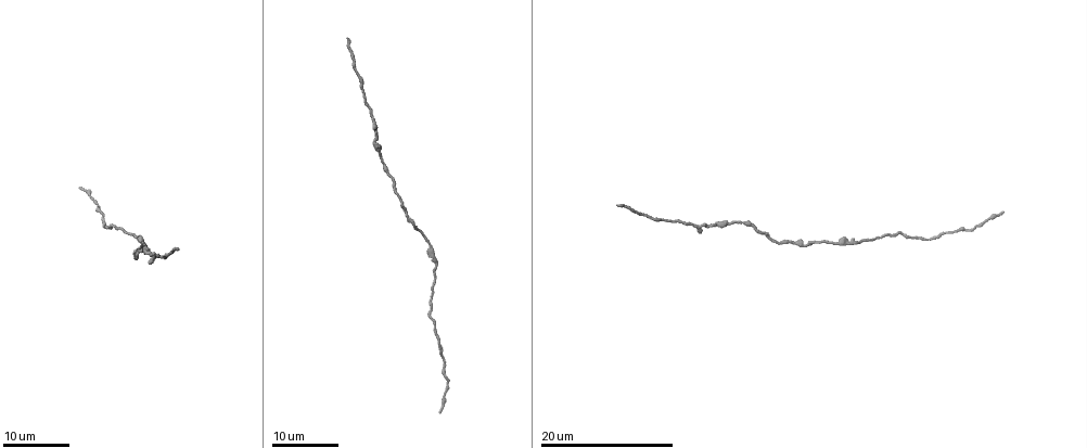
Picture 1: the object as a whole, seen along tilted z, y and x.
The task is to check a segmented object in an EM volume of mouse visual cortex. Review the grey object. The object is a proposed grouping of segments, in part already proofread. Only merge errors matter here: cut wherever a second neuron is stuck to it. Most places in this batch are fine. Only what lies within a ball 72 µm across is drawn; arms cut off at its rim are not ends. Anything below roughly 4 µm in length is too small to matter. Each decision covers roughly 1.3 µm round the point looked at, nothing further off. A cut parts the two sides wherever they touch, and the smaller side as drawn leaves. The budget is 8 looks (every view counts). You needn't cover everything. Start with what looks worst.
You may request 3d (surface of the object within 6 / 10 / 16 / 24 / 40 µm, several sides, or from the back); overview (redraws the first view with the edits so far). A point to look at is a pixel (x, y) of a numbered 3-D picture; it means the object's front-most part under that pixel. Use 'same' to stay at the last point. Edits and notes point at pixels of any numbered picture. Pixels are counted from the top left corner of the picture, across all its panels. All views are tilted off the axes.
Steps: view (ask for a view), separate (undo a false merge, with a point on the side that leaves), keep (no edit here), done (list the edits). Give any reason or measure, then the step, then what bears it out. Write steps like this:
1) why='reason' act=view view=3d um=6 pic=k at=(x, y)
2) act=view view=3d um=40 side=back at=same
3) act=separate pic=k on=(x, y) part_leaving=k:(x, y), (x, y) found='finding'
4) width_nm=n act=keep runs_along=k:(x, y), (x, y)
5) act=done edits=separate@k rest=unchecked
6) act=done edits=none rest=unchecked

why='thick turns thin' act=view view=3d um=24 pic=1 at=(717, 223)

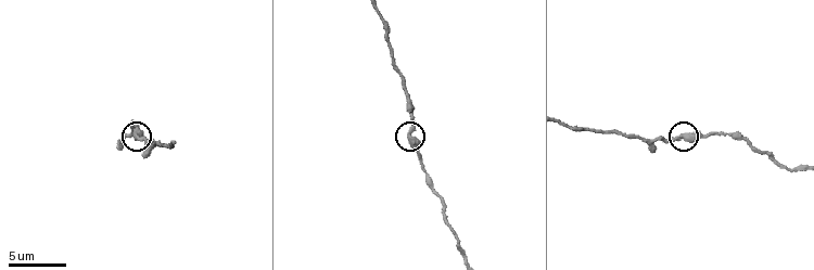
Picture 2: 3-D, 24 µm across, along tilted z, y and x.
act=view view=3d um=6 pic=2 at=(409, 131)

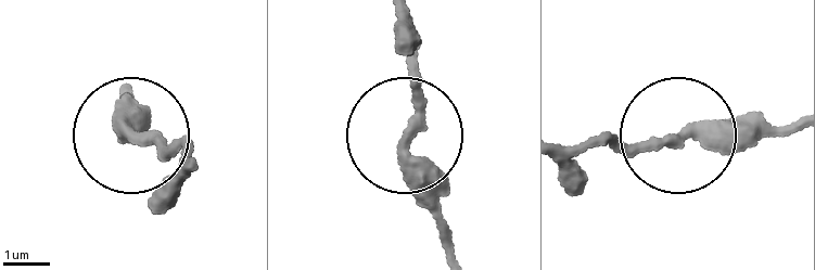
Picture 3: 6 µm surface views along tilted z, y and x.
width_nm=330 act=keep runs_along=3:(786, 129), (586, 148) found='continuous, no second neuron'

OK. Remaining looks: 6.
why='thick turns thin' act=view view=3d um=10 pic=2 at=(388, 39)

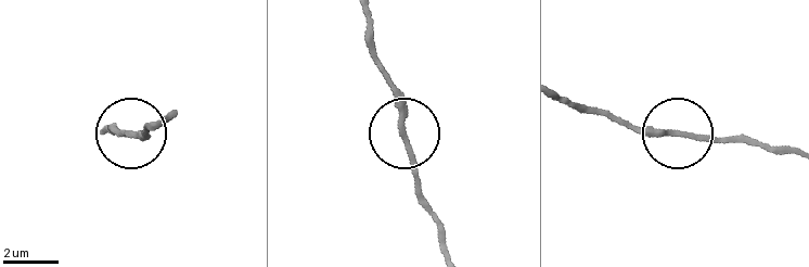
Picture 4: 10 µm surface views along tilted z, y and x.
width_nm=190 act=keep runs_along=4:(795, 154), (673, 132), (649, 136), (623, 126) found='continuous, no second neuron'

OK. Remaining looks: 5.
why='sudden change in width' act=view view=3d um=24 pic=1 at=(431, 247)

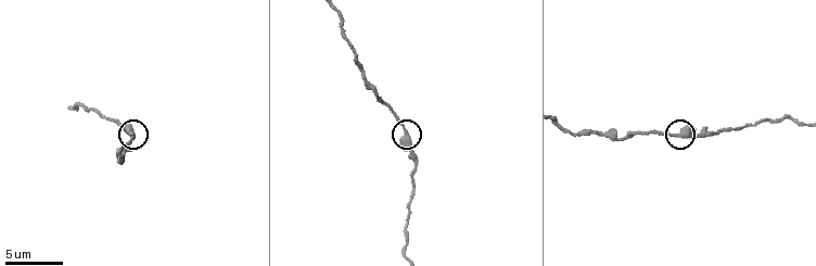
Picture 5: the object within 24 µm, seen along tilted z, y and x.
act=view view=3d um=10 pic=5 at=(404, 136)

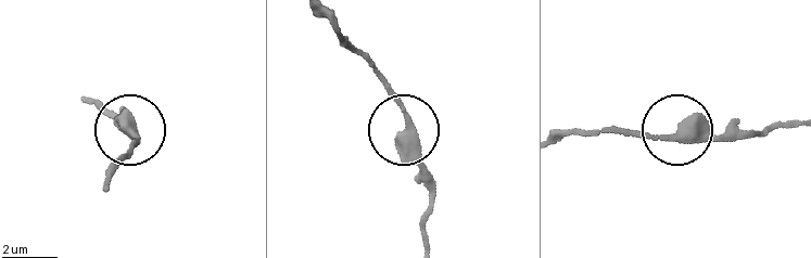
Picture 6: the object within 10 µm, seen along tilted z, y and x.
act=keep runs_along=6:(352, 47), (401, 112), (403, 145), (419, 170), (428, 215) found='continuous, no second neuron'

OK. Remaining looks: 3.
why='thick turns thin' act=view view=3d um=10 pic=2 at=(426, 179)

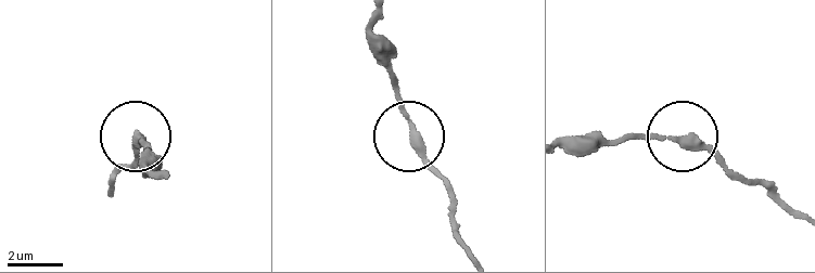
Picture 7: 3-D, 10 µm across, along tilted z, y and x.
act=keep runs_along=7:(469, 249), (448, 186), (410, 126), (389, 51) found='one neuron here'

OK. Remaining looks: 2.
act=done edits=none rest=unchecked

